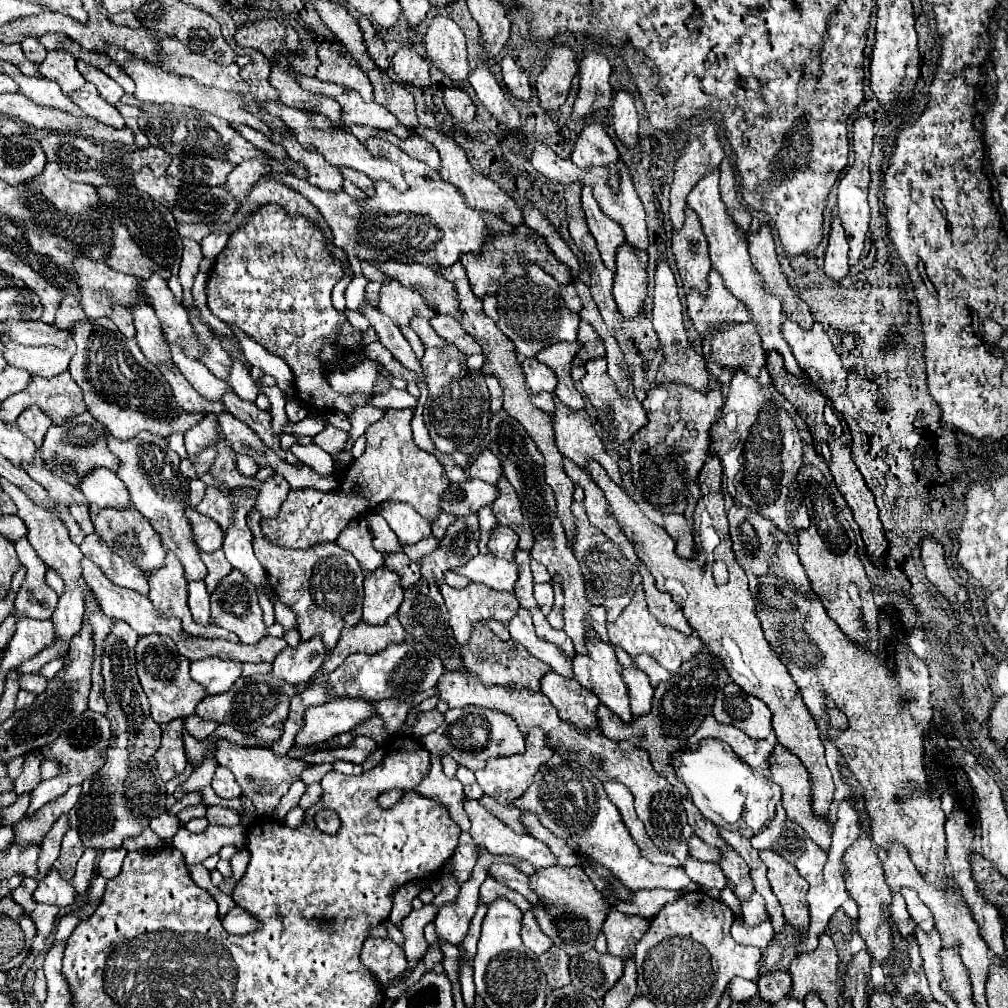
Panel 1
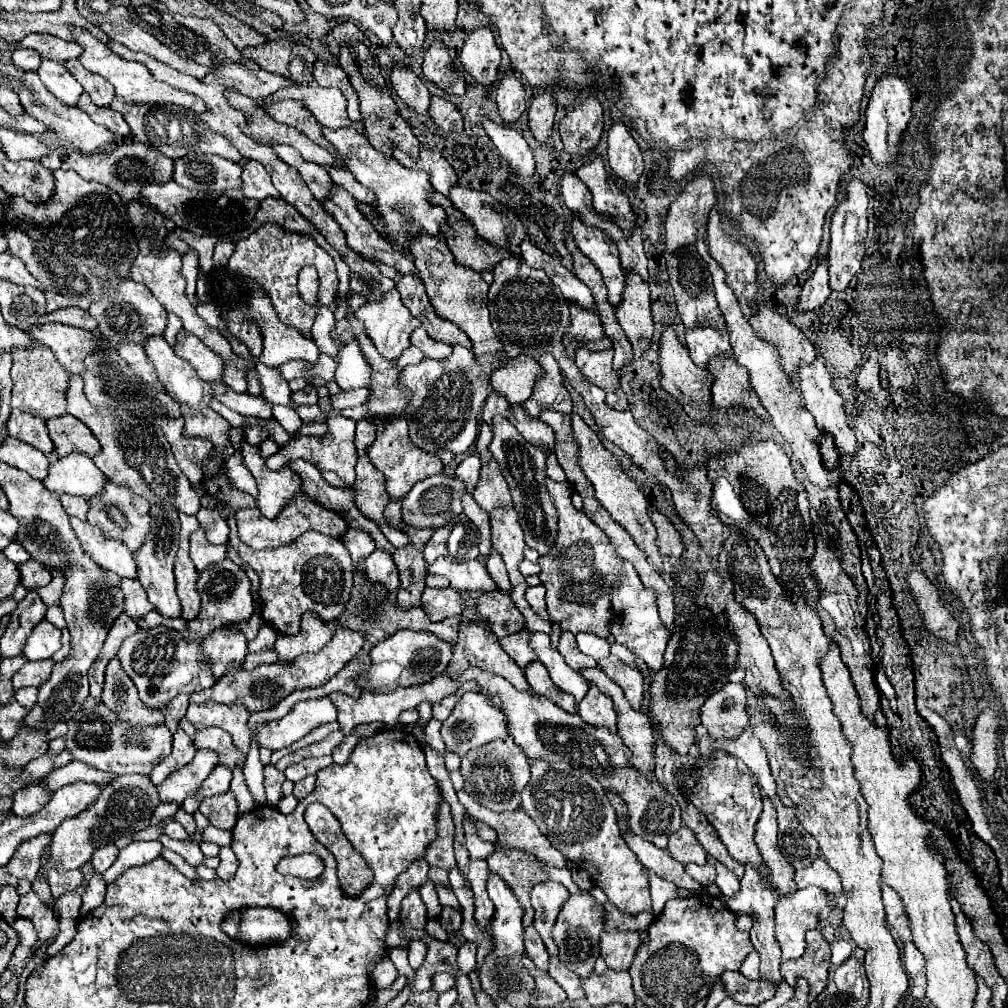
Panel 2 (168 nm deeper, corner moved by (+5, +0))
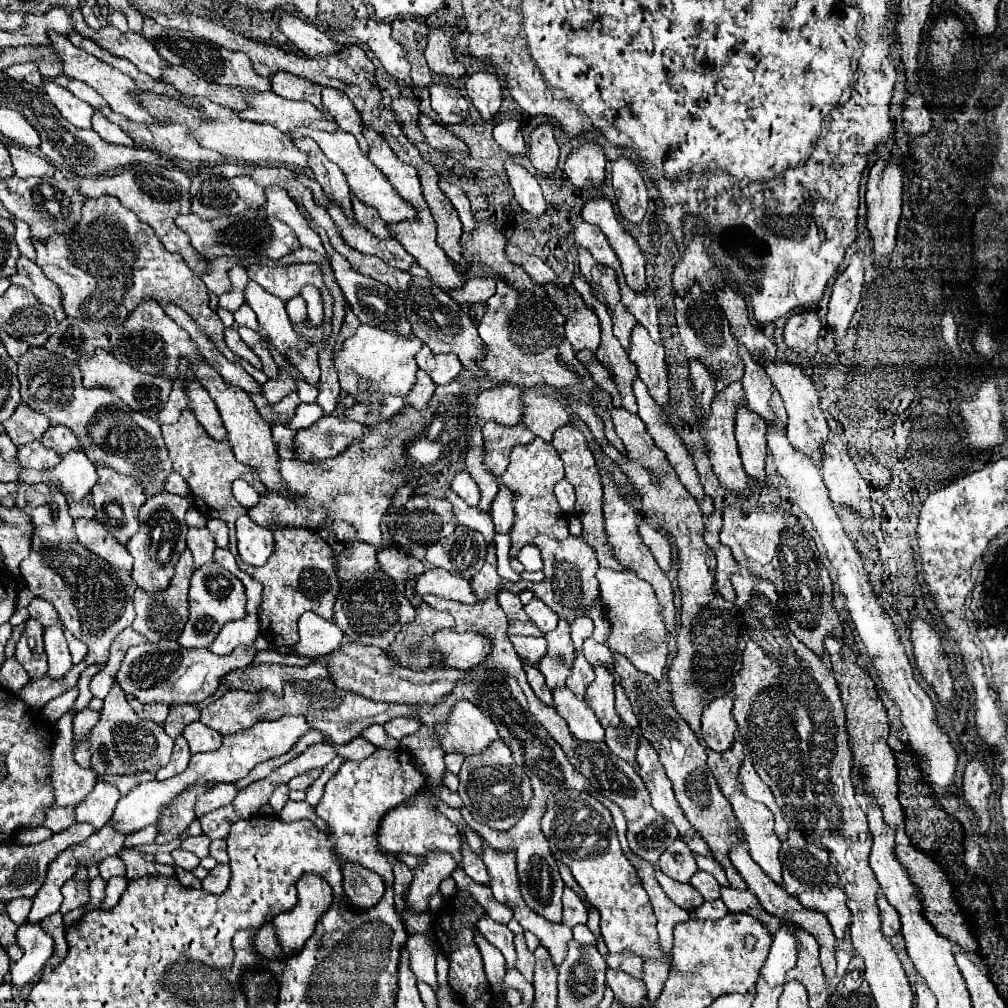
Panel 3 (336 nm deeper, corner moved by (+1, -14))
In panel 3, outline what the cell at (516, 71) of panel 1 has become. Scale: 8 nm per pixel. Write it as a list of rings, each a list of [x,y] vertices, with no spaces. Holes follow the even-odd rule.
[[[513,118],[499,122],[493,130],[493,138],[501,146],[501,150],[505,150],[509,156],[525,156],[527,154],[521,124]]]

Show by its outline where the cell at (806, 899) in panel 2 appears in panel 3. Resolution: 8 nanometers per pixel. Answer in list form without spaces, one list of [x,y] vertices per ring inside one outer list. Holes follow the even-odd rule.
[[[783,926],[779,932],[773,934],[773,944],[771,952],[759,970],[759,976],[769,984],[769,986],[779,986],[785,984],[785,974],[797,964],[797,936]]]

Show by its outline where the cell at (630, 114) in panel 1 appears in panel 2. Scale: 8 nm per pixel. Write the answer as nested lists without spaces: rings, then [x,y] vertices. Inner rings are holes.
[[[613,122],[609,128],[609,166],[627,184],[635,184],[643,172],[643,156],[623,122]]]

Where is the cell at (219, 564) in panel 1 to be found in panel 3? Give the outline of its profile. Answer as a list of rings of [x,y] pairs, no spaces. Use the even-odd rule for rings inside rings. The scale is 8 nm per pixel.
[[[207,526],[203,528],[189,528],[189,534],[187,534],[187,546],[189,550],[193,552],[193,558],[195,558],[195,566],[203,566],[207,562],[213,562],[213,552],[215,552],[215,542],[213,542],[213,536],[209,534]]]

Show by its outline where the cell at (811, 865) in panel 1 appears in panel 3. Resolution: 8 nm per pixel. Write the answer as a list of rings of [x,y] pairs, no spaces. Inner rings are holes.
[[[835,886],[829,892],[803,892],[797,896],[799,902],[807,908],[815,908],[823,914],[827,914],[829,924],[833,926],[835,938],[841,940],[849,928],[849,920],[851,920],[851,912],[845,904],[845,892]]]

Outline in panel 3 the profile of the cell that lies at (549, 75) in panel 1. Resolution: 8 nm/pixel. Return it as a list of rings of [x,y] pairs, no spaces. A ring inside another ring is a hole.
[[[541,124],[533,130],[531,134],[531,146],[529,146],[529,158],[533,166],[539,172],[551,174],[557,170],[559,162],[559,146],[553,136],[553,126],[551,124]]]

